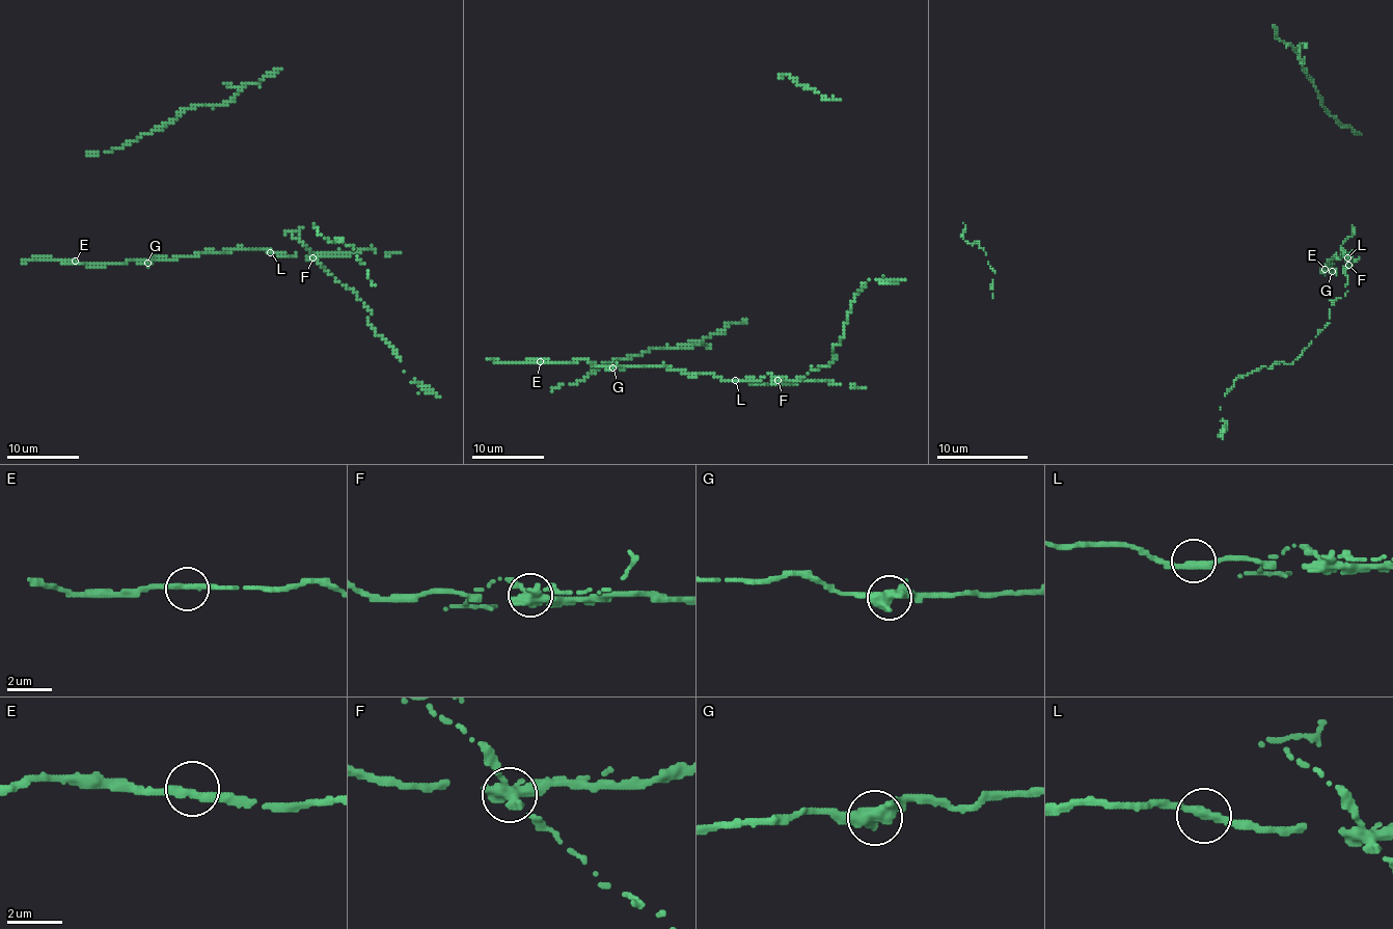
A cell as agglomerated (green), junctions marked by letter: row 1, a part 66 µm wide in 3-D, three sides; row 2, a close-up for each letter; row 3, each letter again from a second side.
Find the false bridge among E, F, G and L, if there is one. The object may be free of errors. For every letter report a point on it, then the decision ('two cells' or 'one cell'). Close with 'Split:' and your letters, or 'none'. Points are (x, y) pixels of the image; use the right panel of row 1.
E: (1325, 269) | one cell
F: (1348, 265) | two cells
G: (1332, 271) | one cell
L: (1347, 257) | one cell
Split: F

